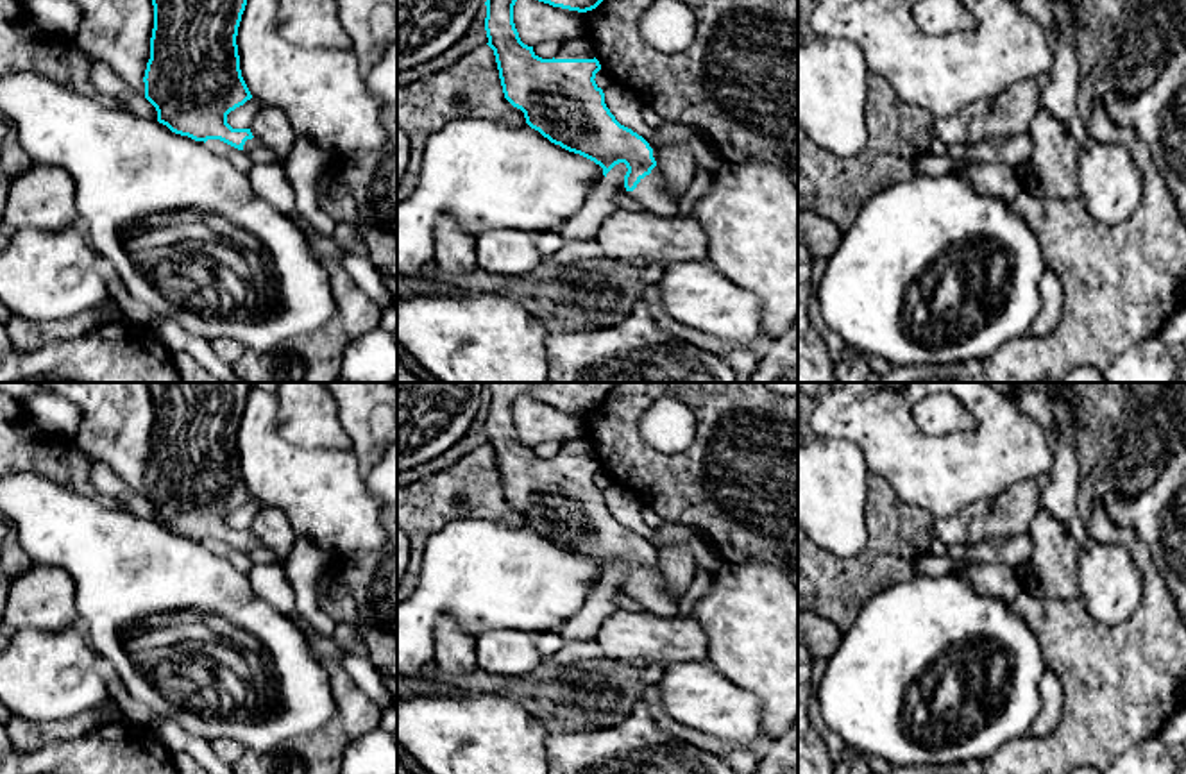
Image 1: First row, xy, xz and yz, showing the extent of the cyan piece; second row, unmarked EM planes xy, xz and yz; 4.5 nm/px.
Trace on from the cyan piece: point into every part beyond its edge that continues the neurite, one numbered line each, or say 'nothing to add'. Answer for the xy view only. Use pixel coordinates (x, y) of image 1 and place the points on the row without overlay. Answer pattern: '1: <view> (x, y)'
1: xy (254, 549)

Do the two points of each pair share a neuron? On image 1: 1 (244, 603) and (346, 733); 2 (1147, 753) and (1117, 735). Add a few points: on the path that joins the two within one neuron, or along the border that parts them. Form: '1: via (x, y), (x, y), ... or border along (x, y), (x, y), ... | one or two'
1: border along (330, 676), (335, 714), (319, 728), (296, 737) | two
2: border along (1156, 735), (1136, 742), (1120, 755) | two

